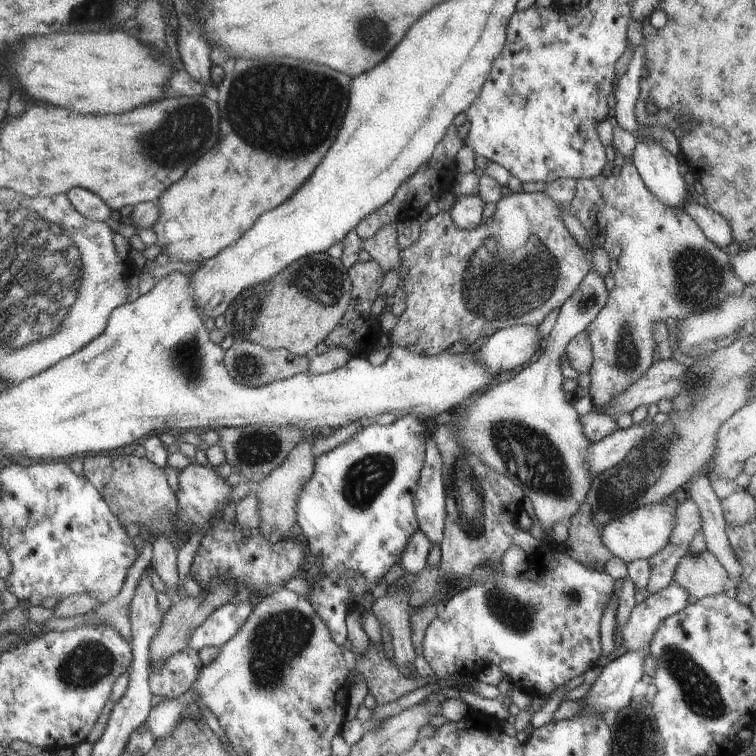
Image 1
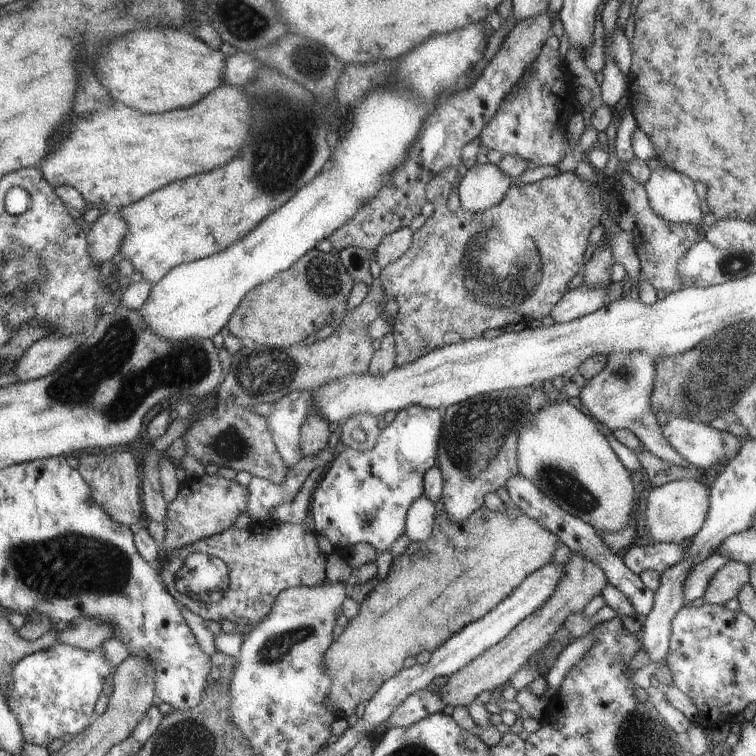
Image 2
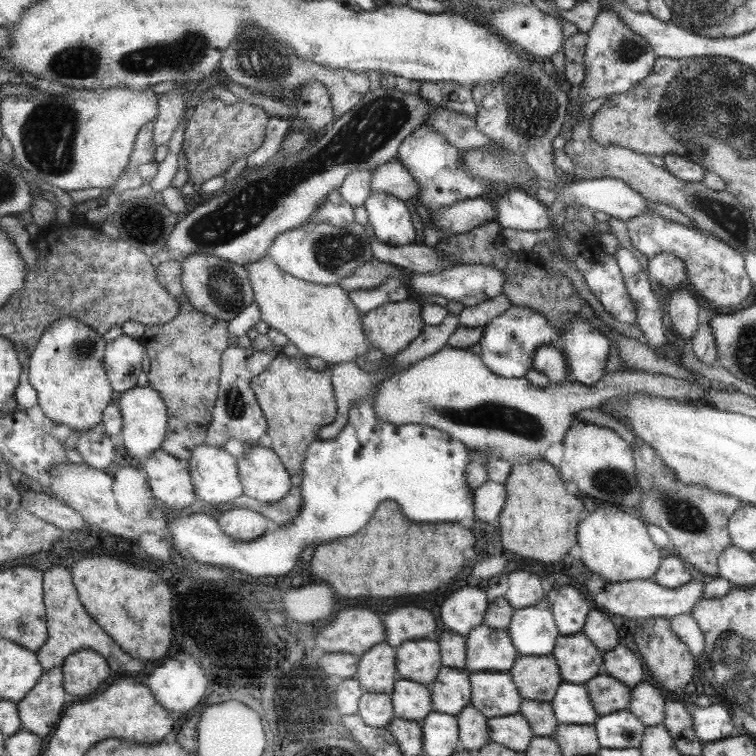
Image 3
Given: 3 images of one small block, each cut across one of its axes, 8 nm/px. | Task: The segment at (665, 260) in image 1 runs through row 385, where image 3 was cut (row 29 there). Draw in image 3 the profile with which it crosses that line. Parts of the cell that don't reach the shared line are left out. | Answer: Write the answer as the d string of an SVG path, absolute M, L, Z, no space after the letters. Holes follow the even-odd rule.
M611 9L598 11L586 36L583 56L585 76L579 84L577 102L588 102L601 96L608 98L611 95L623 95L631 87L638 86L655 64L654 49L645 38L631 31Z

